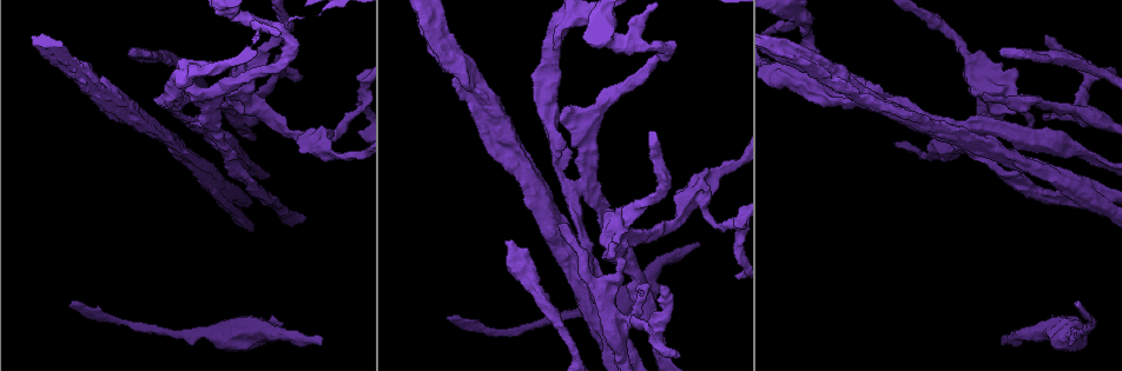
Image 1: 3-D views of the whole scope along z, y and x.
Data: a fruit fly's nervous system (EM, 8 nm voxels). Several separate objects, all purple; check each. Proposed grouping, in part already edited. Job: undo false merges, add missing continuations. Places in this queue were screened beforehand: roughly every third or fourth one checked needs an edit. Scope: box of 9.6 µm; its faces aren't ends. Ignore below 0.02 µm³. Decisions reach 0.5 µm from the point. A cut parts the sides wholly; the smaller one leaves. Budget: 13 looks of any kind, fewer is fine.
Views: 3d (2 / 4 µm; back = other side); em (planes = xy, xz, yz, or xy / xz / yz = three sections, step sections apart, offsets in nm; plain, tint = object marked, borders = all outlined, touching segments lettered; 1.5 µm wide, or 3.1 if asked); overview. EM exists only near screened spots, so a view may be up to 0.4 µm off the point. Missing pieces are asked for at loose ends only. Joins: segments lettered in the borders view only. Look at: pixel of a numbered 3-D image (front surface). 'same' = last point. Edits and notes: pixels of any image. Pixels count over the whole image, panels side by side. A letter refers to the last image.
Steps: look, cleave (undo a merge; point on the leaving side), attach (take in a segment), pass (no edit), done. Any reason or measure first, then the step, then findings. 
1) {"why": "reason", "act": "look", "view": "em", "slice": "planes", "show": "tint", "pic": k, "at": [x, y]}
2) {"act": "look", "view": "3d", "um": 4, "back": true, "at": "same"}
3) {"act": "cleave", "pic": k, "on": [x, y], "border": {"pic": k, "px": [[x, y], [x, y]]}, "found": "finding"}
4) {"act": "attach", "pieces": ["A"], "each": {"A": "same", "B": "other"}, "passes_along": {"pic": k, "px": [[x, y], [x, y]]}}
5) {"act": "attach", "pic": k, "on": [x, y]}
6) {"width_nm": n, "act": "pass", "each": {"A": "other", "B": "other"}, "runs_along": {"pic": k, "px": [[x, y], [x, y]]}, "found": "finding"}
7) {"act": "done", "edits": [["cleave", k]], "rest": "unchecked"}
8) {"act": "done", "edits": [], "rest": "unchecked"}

{"why": "thick turns thin", "act": "look", "view": "em", "slice": "planes", "show": "tint", "pic": 1, "at": [653, 269]}

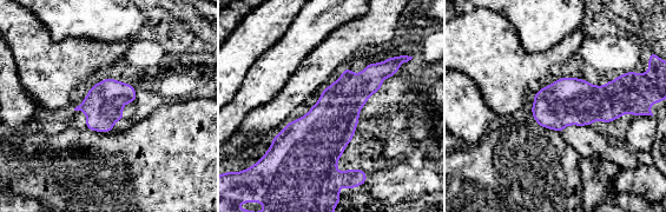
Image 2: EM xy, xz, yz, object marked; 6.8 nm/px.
{"why": "what lies round it", "act": "look", "view": "em", "slice": "planes", "show": "borders", "at": "same"}

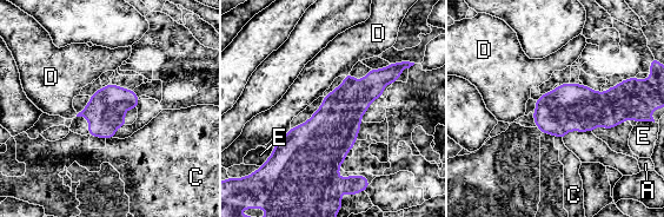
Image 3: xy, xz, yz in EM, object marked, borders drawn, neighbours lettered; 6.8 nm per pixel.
{"act": "pass", "each": {"A": "other", "C": "other", "D": "other", "E": "other"}, "border": {"pic": 3, "px": [[555, 136], [562, 139]]}, "found": "continuous, no second neuron"}

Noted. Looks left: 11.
{"why": "an open end", "act": "look", "view": "em", "slice": "xy", "step": 8, "show": "plain", "pic": 1, "at": [1015, 113]}

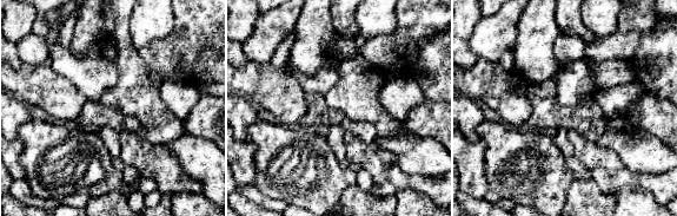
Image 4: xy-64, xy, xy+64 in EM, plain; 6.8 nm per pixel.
{"act": "look", "view": "em", "slice": "xy", "step": 8, "show": "borders", "at": "same"}

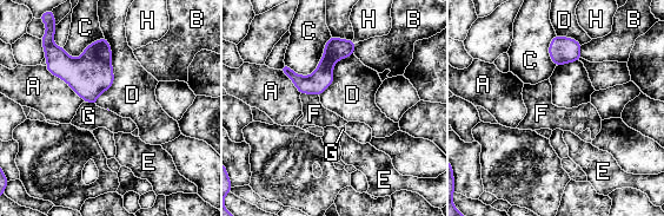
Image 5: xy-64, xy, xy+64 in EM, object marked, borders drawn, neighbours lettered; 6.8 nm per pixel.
{"longest_contact_nm": ["D", 480], "act": "cleave", "pic": 5, "on": [336, 48], "each": {"A": "other", "B": "other", "C": "other", "D": "other", "E": "other", "F": "other", "G": "other", "H": "other"}, "found": "two neurons meet here"}

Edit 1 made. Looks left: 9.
{"why": "redraw", "act": "look", "view": "overview"}

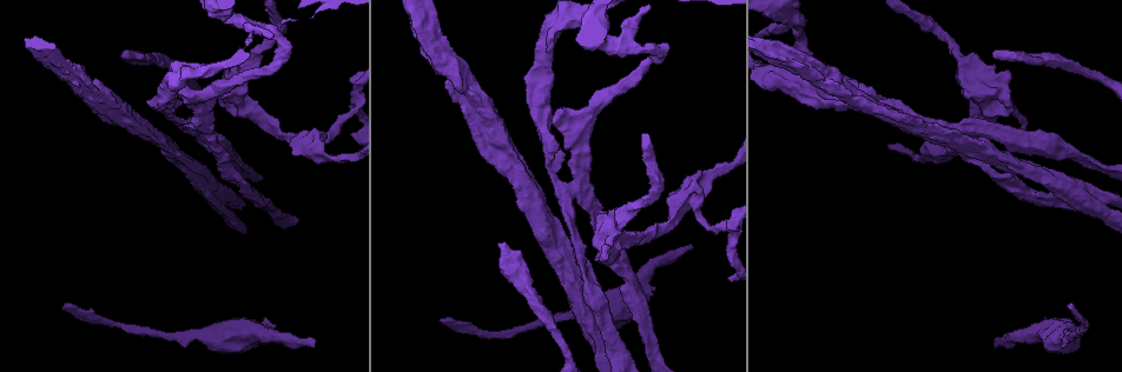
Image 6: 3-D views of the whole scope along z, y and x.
{"why": "branch stops here", "act": "look", "view": "em", "slice": "planes", "show": "borders", "pic": 6, "at": [319, 138]}

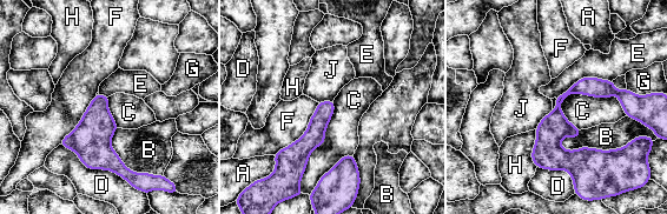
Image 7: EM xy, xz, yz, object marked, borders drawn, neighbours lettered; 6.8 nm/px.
{"act": "pass", "each": {"A": "other", "B": "other", "C": "other", "D": "other", "E": "other", "F": "other", "G": "other", "H": "other", "J": "other"}, "border": {"pic": 7, "px": [[559, 106], [615, 95], [626, 115]]}, "found": "no lettered segment goes on from it"}

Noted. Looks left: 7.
{"act": "done", "edits": [["cleave", 5]], "rest": "unchecked"}

